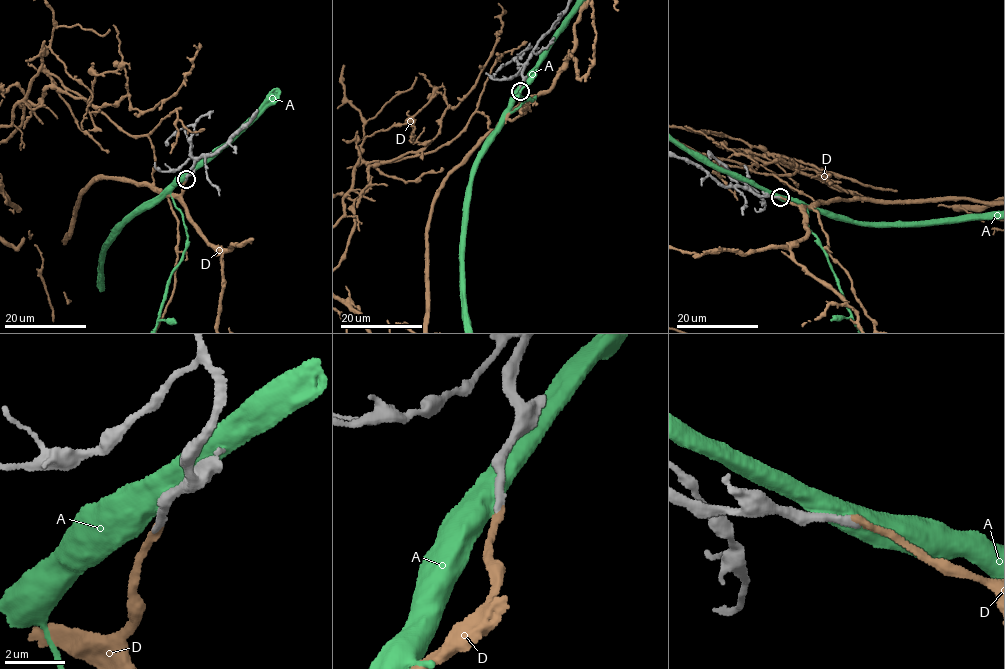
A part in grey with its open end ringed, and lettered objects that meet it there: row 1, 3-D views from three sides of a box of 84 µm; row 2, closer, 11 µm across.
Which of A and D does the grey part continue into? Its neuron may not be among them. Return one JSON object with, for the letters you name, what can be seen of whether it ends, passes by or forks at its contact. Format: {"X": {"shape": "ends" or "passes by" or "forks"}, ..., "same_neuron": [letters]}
{"D": {"shape": "ends"}, "same_neuron": ["D"]}

